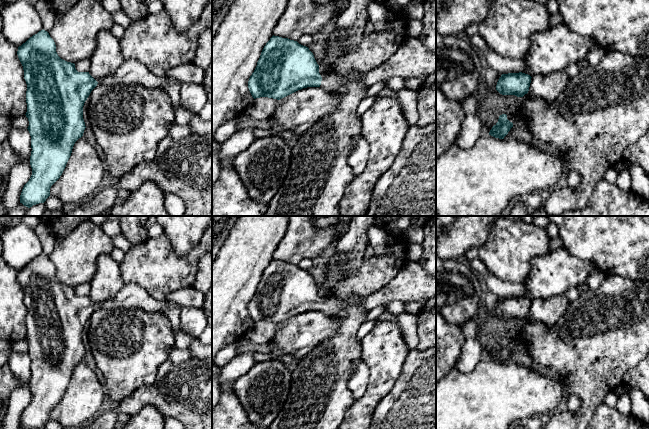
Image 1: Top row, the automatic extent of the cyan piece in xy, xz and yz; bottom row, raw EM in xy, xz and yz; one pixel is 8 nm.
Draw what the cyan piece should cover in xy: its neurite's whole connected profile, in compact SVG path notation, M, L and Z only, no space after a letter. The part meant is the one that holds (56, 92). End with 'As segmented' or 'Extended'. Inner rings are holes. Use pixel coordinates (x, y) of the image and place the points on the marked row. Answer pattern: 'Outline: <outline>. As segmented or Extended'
Outline: M44 29L19 46L17 55L27 84L25 115L29 121L27 129L32 148L32 175L22 189L20 203L30 208L46 201L51 186L62 175L75 142L83 136L86 128L83 106L98 82L89 72L78 72L74 63L61 59L56 52L54 40Z. As segmented

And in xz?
Outline: M273 35L261 52L257 66L249 78L248 88L254 99L268 97L280 100L307 87L321 87L327 92L334 92L339 87L354 82L370 86L376 82L385 82L392 77L405 79L429 76L434 72L436 72L436 51L426 48L419 38L407 37L387 62L368 73L351 72L344 76L330 74L322 77L319 73L319 65L308 47L297 41Z. Extended

